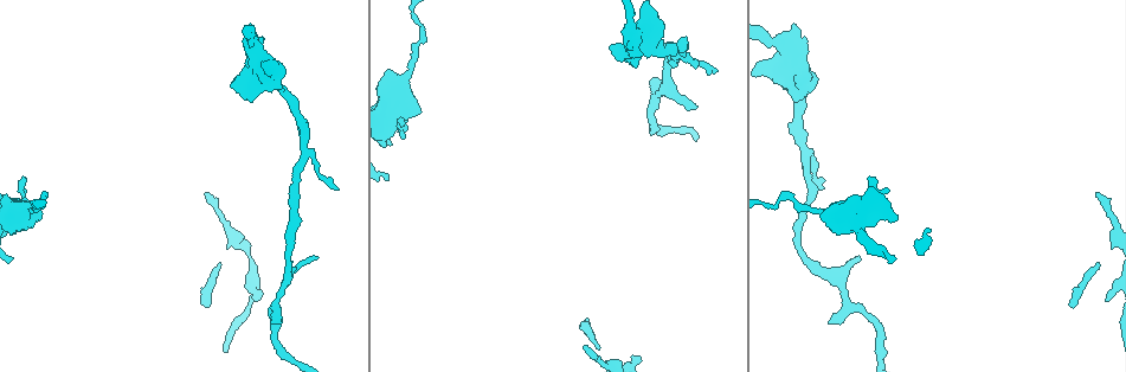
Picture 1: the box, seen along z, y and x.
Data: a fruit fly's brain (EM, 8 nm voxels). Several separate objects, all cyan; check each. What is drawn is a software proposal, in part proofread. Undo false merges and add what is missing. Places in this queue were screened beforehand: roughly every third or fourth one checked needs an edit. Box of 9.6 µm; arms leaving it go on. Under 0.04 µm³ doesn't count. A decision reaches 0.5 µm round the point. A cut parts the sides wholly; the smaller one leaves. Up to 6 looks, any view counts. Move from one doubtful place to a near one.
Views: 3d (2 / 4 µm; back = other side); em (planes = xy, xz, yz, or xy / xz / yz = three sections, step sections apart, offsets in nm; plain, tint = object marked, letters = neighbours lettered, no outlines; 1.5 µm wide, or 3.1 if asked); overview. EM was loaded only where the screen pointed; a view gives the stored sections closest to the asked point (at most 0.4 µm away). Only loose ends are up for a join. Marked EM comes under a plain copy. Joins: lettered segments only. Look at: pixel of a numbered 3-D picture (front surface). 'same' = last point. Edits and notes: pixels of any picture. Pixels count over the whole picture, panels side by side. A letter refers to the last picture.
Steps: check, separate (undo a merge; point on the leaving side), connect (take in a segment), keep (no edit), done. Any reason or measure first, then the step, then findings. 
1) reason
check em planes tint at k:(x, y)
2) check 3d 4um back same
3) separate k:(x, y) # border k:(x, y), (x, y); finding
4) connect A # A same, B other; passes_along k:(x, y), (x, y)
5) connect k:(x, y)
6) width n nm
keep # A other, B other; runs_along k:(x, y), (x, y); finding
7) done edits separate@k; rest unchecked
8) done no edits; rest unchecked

free end
check 3d 4um at 1:(278, 320)

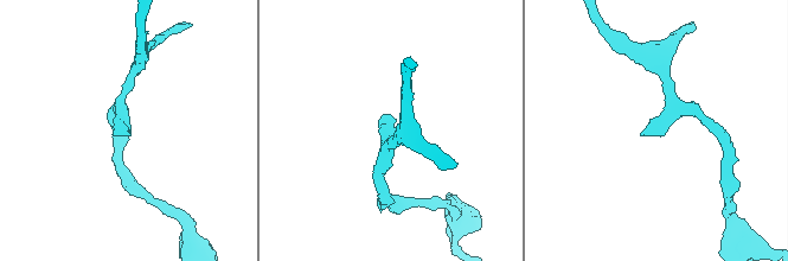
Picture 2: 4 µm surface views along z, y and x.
now the EM
check em planes letters at 2:(389, 115)

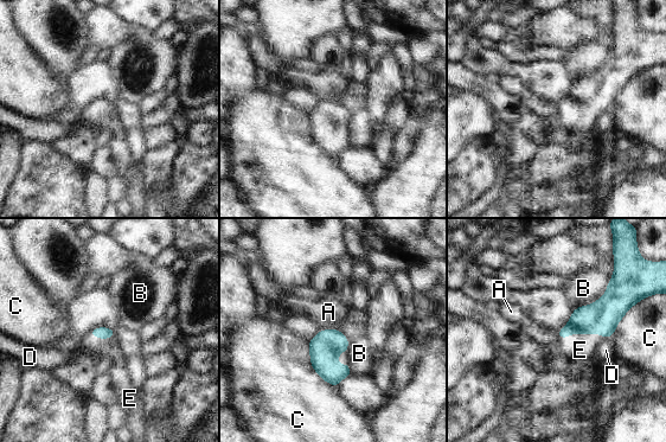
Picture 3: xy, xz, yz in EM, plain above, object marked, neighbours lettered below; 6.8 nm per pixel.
connect E # A other, B other, C other, D other, E same; passes_along 3:(602, 316), (582, 333), (580, 350); it goes on there

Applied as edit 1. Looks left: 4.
check overview

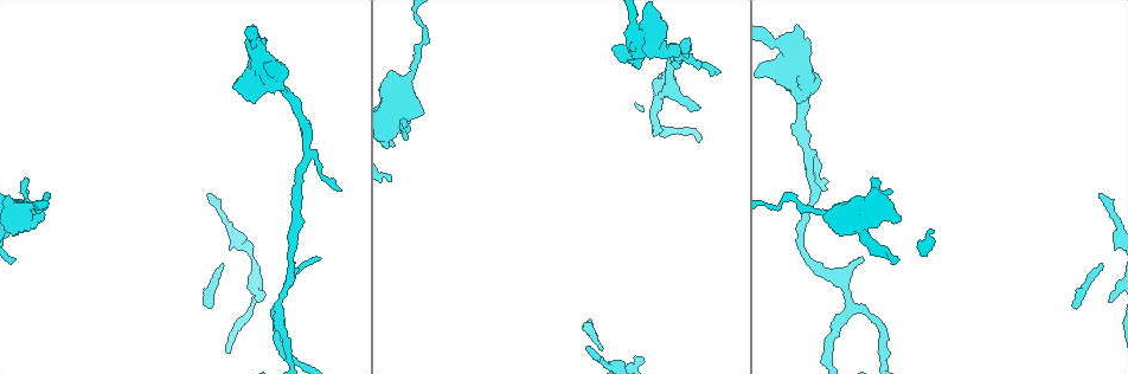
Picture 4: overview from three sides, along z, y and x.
long arm stops here
check 3d 4um at 4:(586, 347)

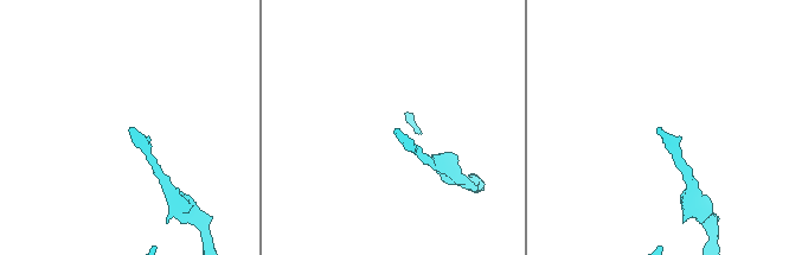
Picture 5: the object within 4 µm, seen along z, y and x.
now the EM
check em planes letters at 5:(131, 130)

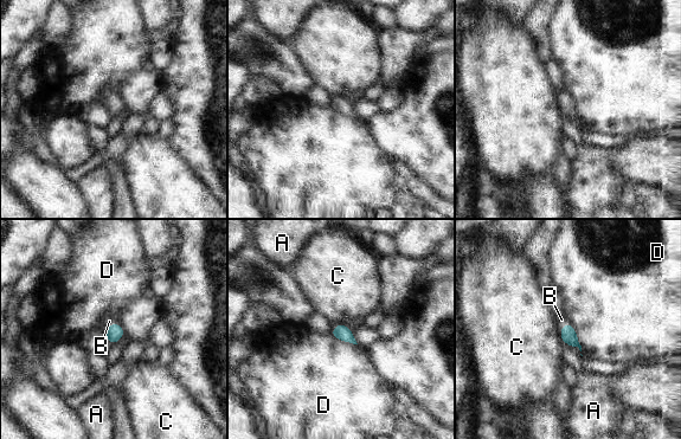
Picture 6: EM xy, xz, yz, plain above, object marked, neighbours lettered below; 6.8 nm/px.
connect B # A other, B same, C other, D other; passes_along 6:(567, 334), (566, 324), (561, 320); the neuron continues

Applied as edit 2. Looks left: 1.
done edits connect@3, connect@6; rest unchecked

